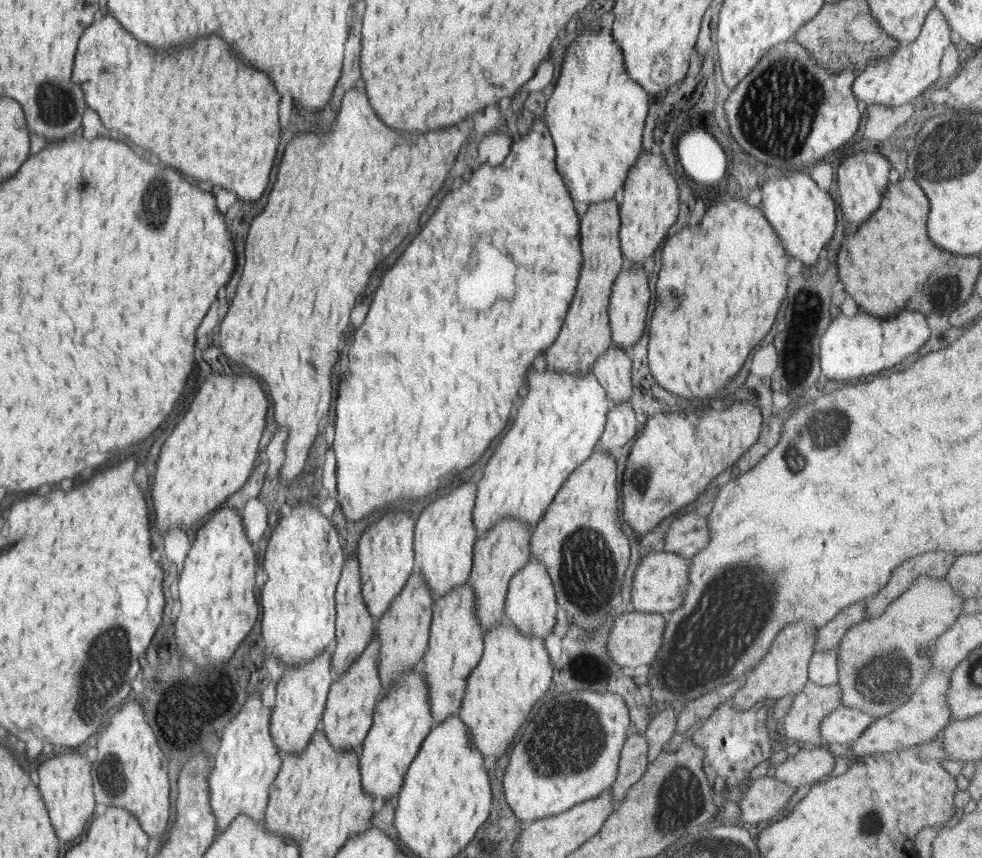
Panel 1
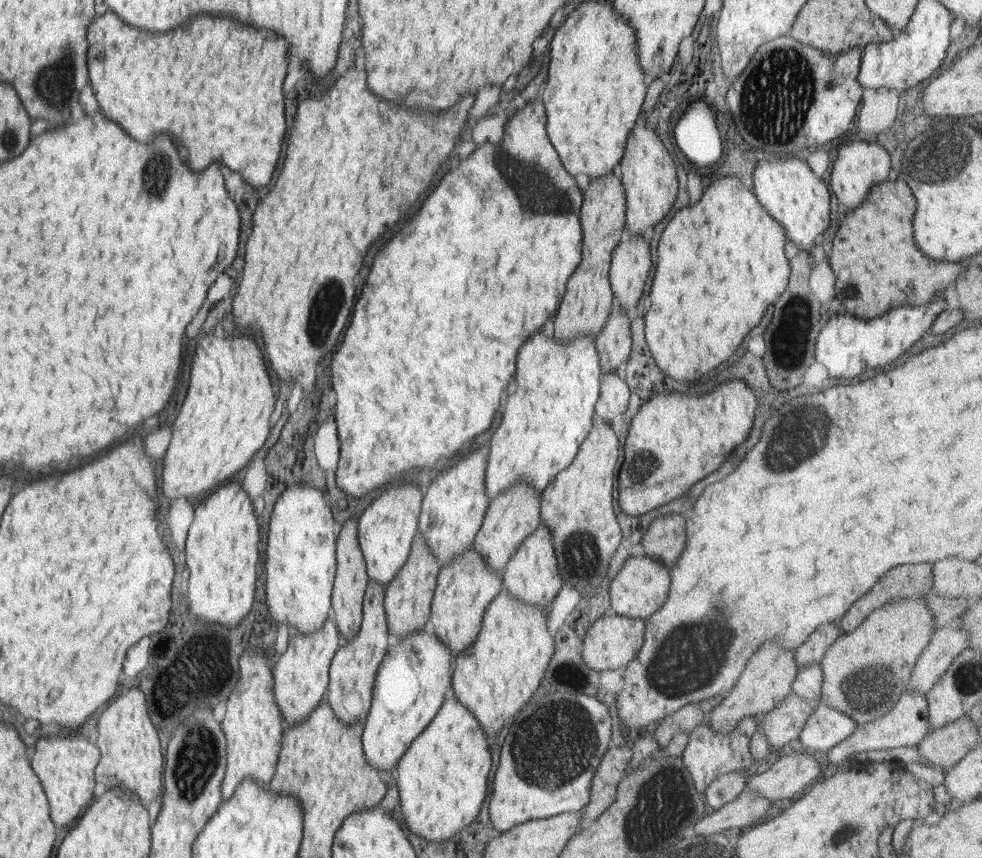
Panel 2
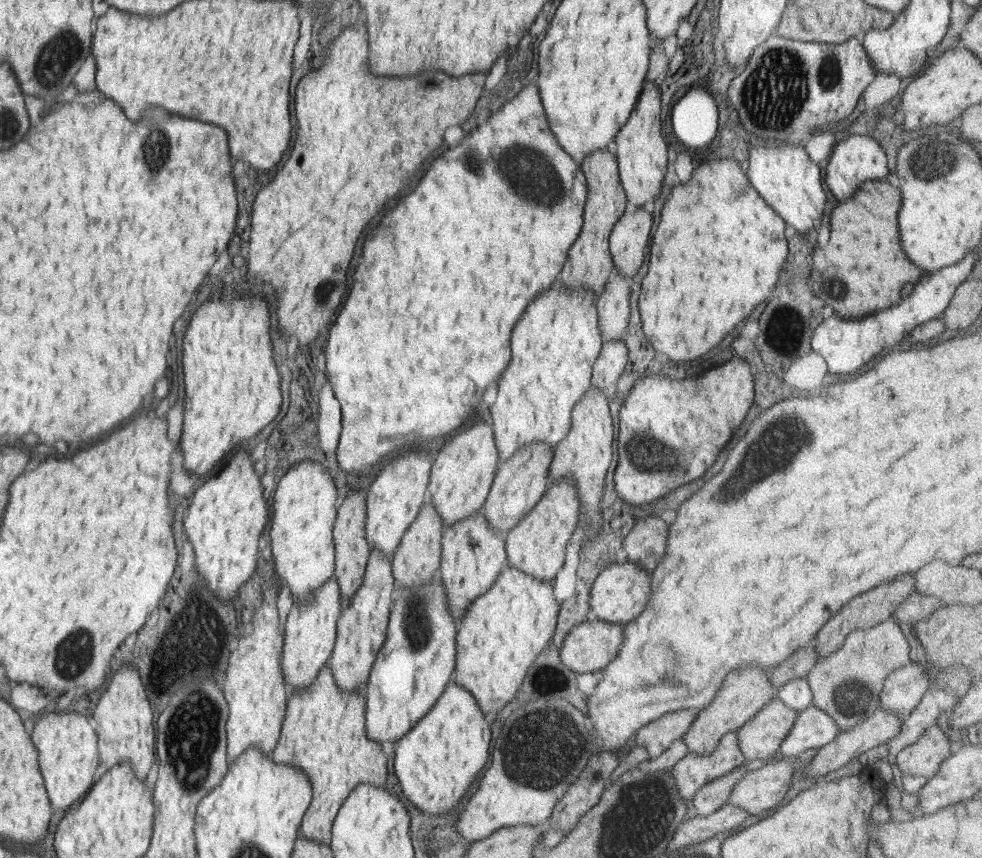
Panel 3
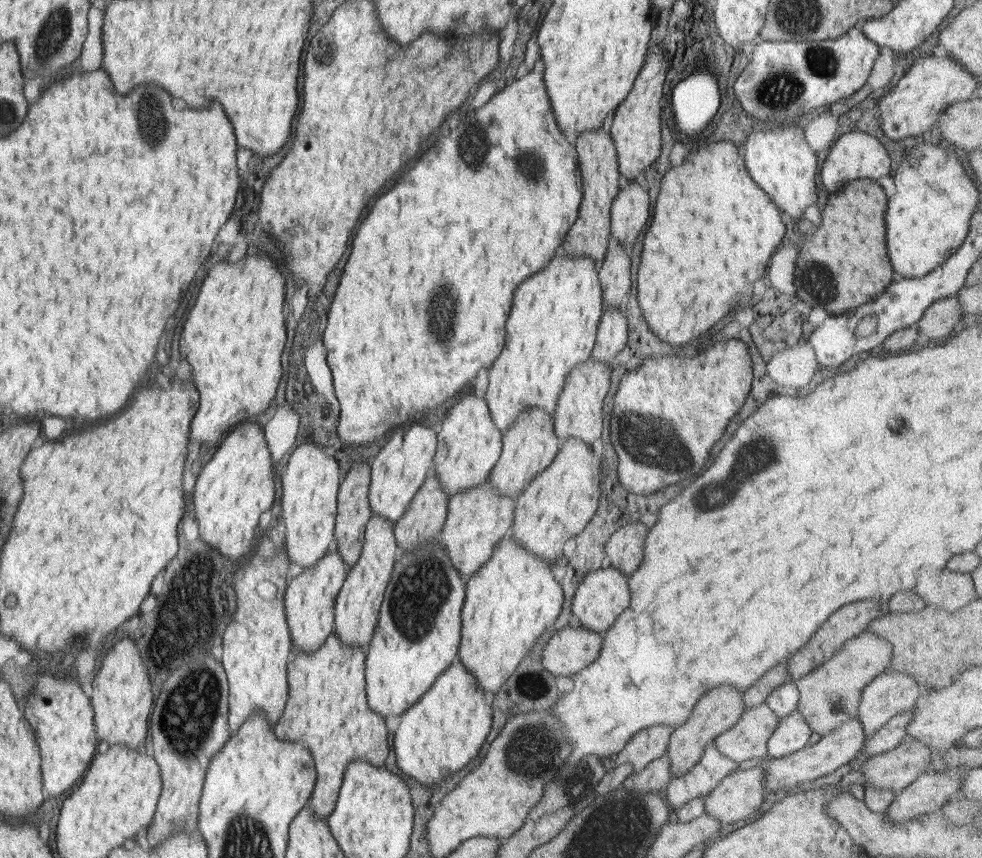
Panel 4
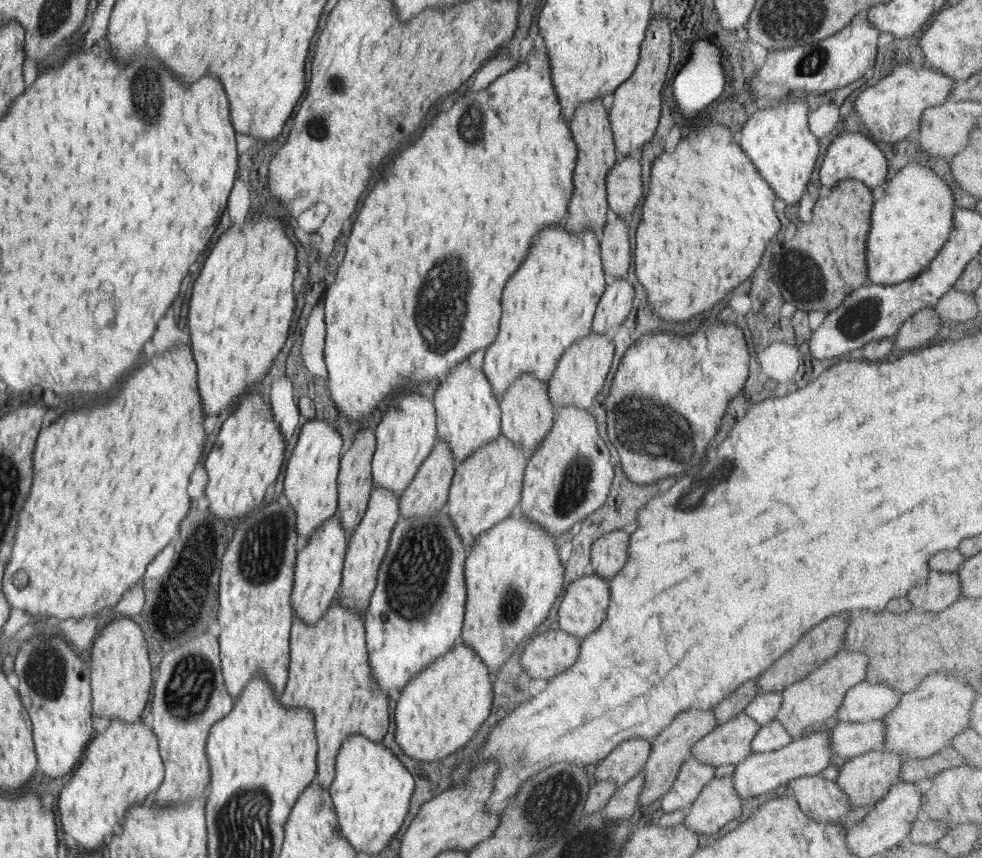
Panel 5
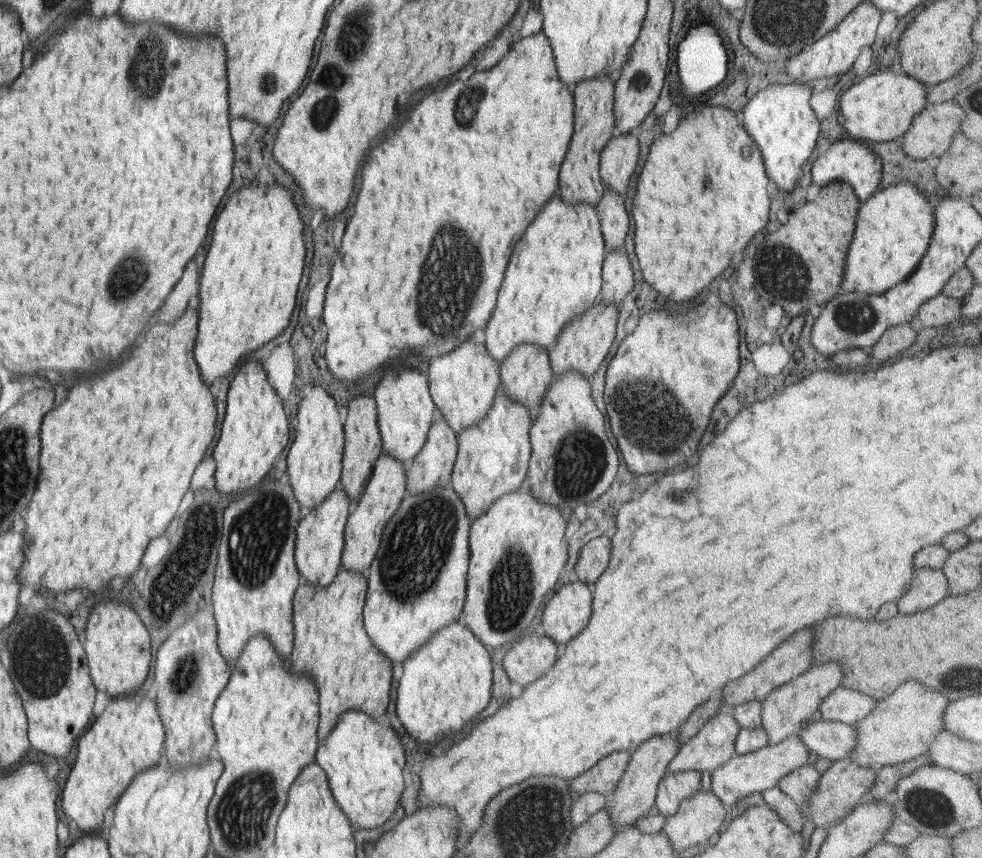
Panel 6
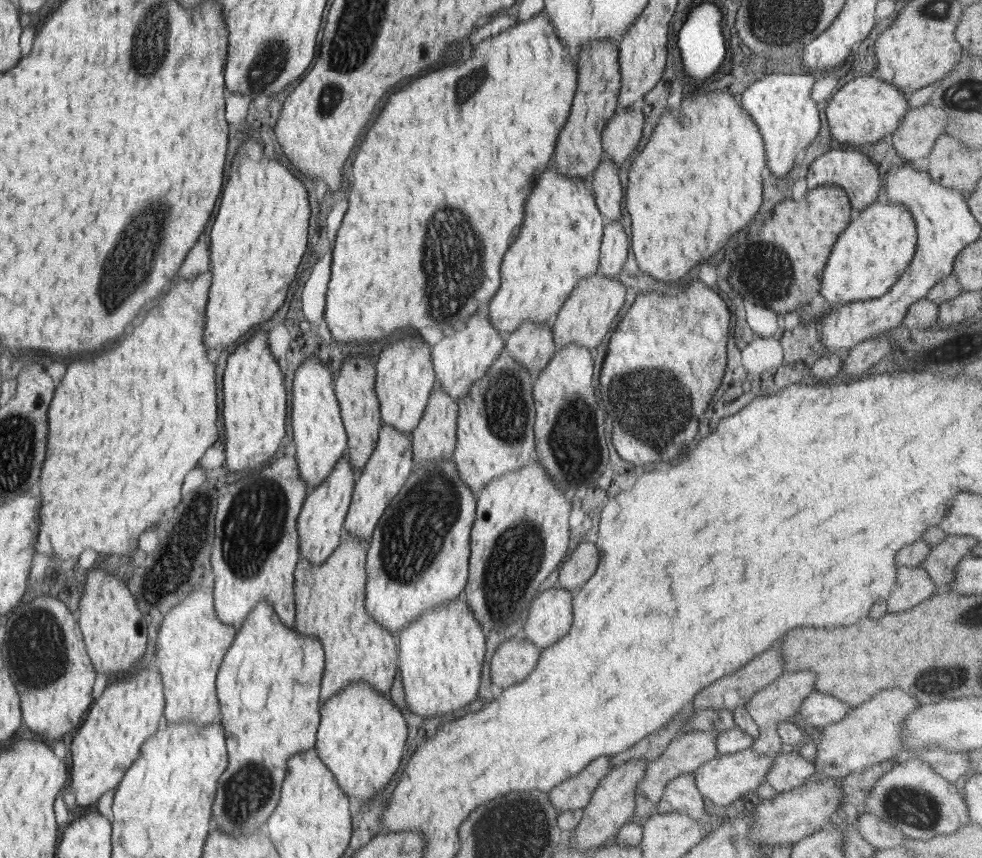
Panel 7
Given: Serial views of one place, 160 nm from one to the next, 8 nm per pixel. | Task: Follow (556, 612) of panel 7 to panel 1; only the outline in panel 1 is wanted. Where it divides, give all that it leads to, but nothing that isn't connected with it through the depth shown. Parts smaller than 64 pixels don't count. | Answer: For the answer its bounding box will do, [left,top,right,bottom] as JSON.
[630,548,689,614]

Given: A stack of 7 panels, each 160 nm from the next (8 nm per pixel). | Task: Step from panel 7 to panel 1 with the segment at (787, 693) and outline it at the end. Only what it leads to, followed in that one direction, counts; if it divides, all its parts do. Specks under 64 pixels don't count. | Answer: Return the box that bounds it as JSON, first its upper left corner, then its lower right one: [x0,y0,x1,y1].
[838,576,965,718]

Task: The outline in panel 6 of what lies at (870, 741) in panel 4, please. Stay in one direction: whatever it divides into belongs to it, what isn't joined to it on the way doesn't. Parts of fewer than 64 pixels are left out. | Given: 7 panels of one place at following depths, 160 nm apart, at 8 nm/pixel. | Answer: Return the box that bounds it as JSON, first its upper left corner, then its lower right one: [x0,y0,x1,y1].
[797,719,858,761]

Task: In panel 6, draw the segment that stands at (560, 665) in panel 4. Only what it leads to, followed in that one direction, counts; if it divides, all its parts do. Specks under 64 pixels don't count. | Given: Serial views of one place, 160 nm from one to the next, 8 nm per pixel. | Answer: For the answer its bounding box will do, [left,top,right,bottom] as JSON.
[503,632,561,687]

